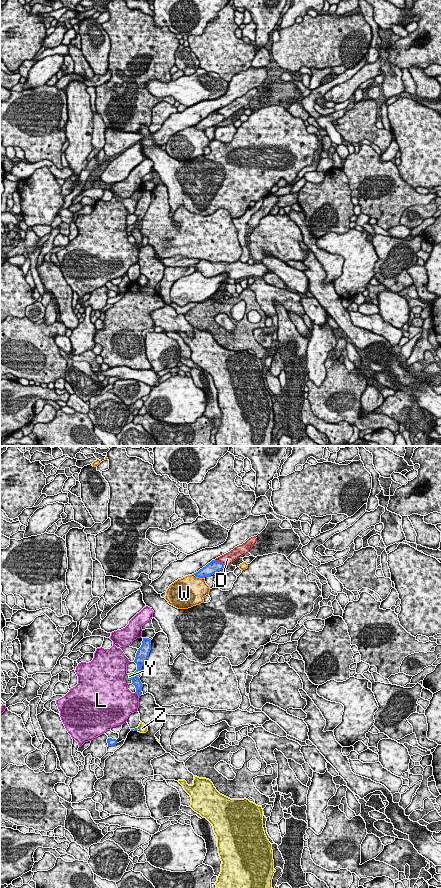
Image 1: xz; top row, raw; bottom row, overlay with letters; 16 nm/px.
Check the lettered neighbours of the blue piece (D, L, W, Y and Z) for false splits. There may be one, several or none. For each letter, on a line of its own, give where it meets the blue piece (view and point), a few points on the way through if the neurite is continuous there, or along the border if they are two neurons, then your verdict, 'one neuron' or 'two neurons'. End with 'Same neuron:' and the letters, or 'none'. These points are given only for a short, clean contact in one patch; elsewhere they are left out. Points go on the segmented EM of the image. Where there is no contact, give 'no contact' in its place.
D: xz (220, 562) | two neurons
L: xz (138, 695) | two neurons
W: xz (198, 576) | two neurons
Y: xz (134, 675) | along xz (136, 670), (130, 679) | two neurons
Z: xz (136, 728) | two neurons
Same neuron: none

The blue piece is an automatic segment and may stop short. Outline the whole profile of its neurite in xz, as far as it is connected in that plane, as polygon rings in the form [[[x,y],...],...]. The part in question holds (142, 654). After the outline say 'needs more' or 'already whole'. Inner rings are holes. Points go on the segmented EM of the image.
[[[143,638],[142,645],[138,649],[138,651],[136,653],[135,660],[134,660],[134,662],[137,664],[137,670],[136,670],[137,672],[135,673],[135,675],[131,679],[132,684],[136,688],[136,693],[138,694],[139,698],[141,696],[143,684],[141,683],[140,678],[138,677],[138,673],[141,671],[142,666],[144,665],[144,663],[148,659],[150,650],[151,650],[151,639]]] | already whole

